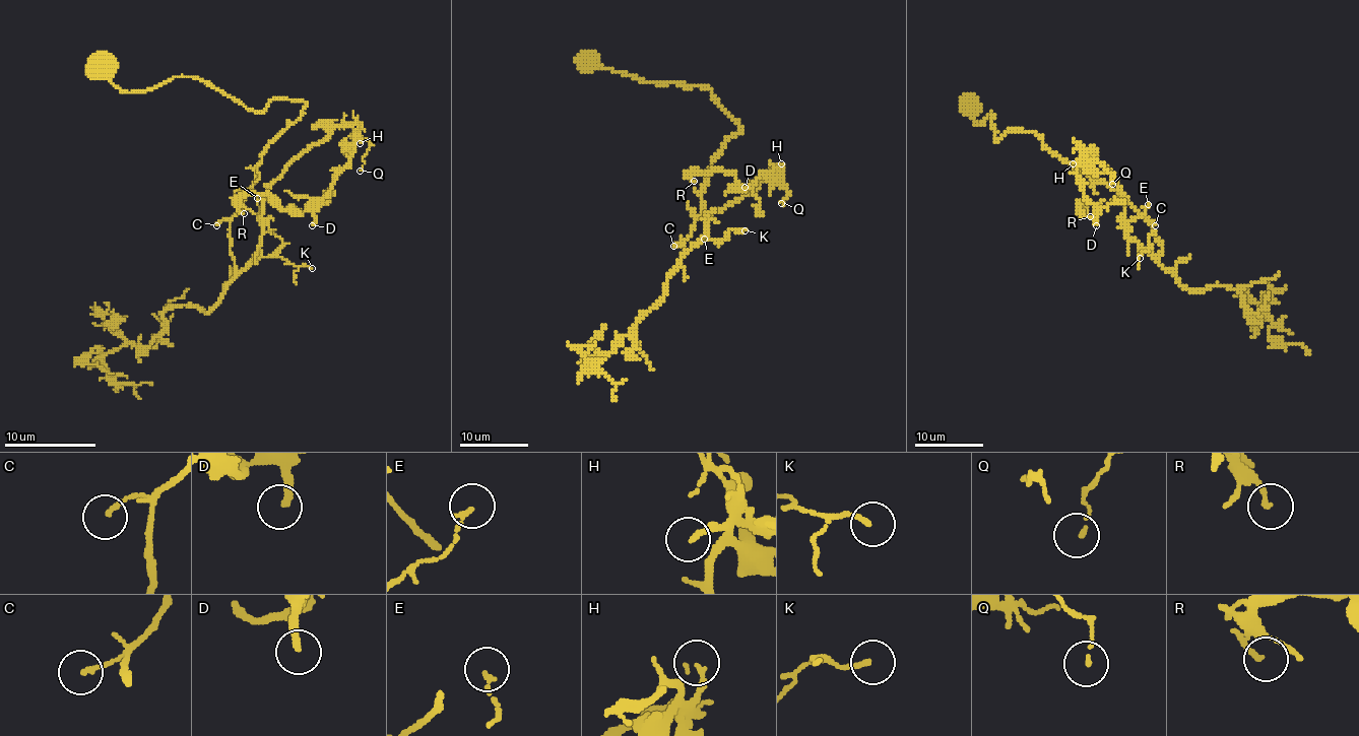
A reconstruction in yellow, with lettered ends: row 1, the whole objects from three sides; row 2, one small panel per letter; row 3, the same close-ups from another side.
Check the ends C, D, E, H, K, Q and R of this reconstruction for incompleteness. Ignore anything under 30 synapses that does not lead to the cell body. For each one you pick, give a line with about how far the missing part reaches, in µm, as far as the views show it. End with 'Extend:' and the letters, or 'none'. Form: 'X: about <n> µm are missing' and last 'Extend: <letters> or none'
H: about 10 µm are missing
Extend: H

